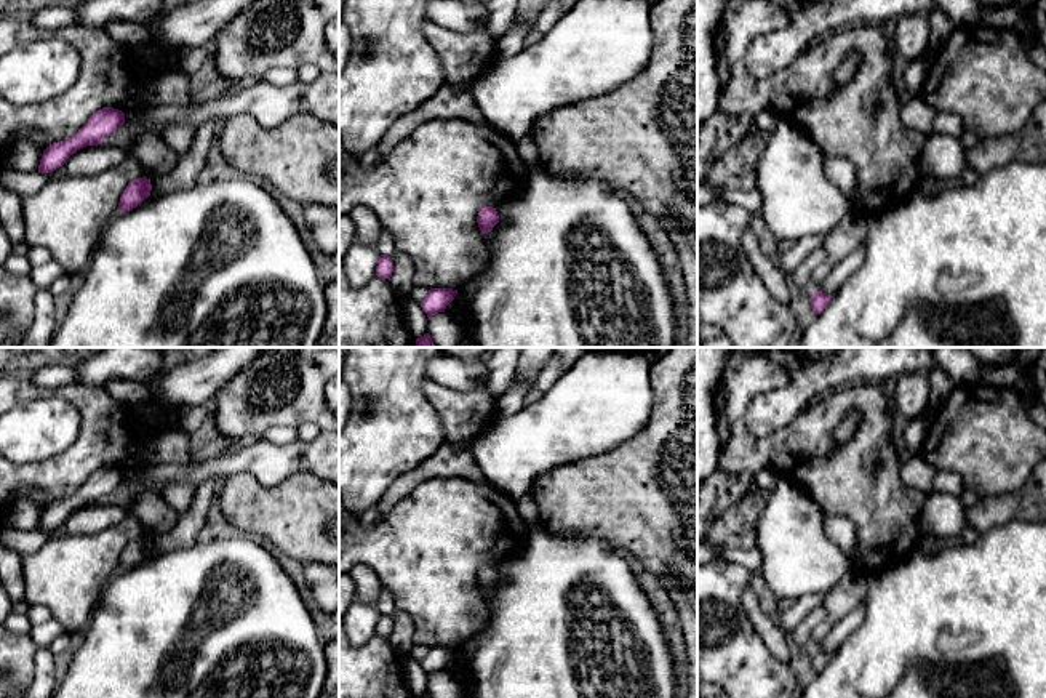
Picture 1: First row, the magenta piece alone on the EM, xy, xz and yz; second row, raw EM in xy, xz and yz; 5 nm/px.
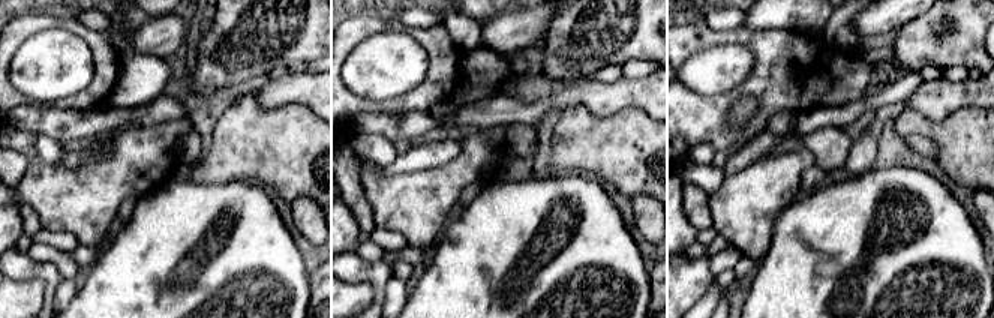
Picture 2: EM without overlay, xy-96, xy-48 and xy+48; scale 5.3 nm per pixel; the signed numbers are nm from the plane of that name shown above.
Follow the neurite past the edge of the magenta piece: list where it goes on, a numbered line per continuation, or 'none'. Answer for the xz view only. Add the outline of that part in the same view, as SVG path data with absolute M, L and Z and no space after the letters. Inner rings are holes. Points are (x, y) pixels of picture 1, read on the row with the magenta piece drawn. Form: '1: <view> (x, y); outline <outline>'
none

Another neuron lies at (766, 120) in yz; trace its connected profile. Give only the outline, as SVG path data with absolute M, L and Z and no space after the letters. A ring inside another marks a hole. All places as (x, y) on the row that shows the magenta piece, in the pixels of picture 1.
M758 110L755 114L755 125L763 130L763 131L768 131L768 133L773 133L773 130L776 128L777 125L777 115L771 110Z

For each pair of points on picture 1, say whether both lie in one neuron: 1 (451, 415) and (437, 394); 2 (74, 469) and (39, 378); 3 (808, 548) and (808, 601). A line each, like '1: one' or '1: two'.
1: one
2: two
3: two

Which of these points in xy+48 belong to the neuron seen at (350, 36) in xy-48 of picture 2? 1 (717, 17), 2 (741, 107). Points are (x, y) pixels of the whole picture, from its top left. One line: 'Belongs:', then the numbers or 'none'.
Belongs: none

